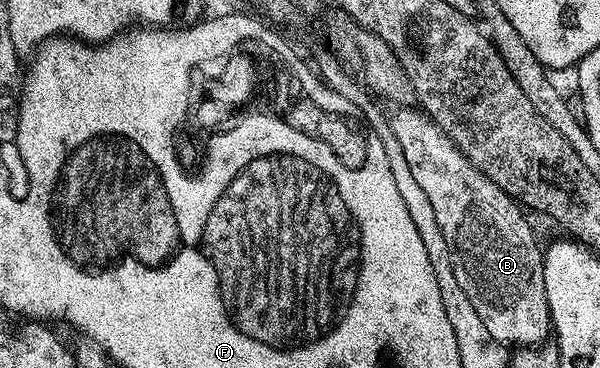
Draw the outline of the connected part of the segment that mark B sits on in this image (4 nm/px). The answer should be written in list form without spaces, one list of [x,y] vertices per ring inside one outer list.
[[[405,109],[391,117],[393,134],[403,147],[403,155],[407,165],[411,167],[411,175],[415,175],[415,183],[423,187],[431,207],[435,210],[435,219],[443,231],[443,239],[447,239],[447,247],[451,251],[451,267],[455,267],[455,279],[459,279],[459,287],[467,291],[467,299],[479,311],[479,319],[487,326],[487,331],[496,341],[509,347],[536,347],[550,336],[551,322],[549,304],[543,279],[545,259],[542,246],[537,246],[537,237],[529,226],[526,210],[518,202],[500,189],[483,171],[479,171],[457,148],[446,133],[434,123],[424,112]]]

